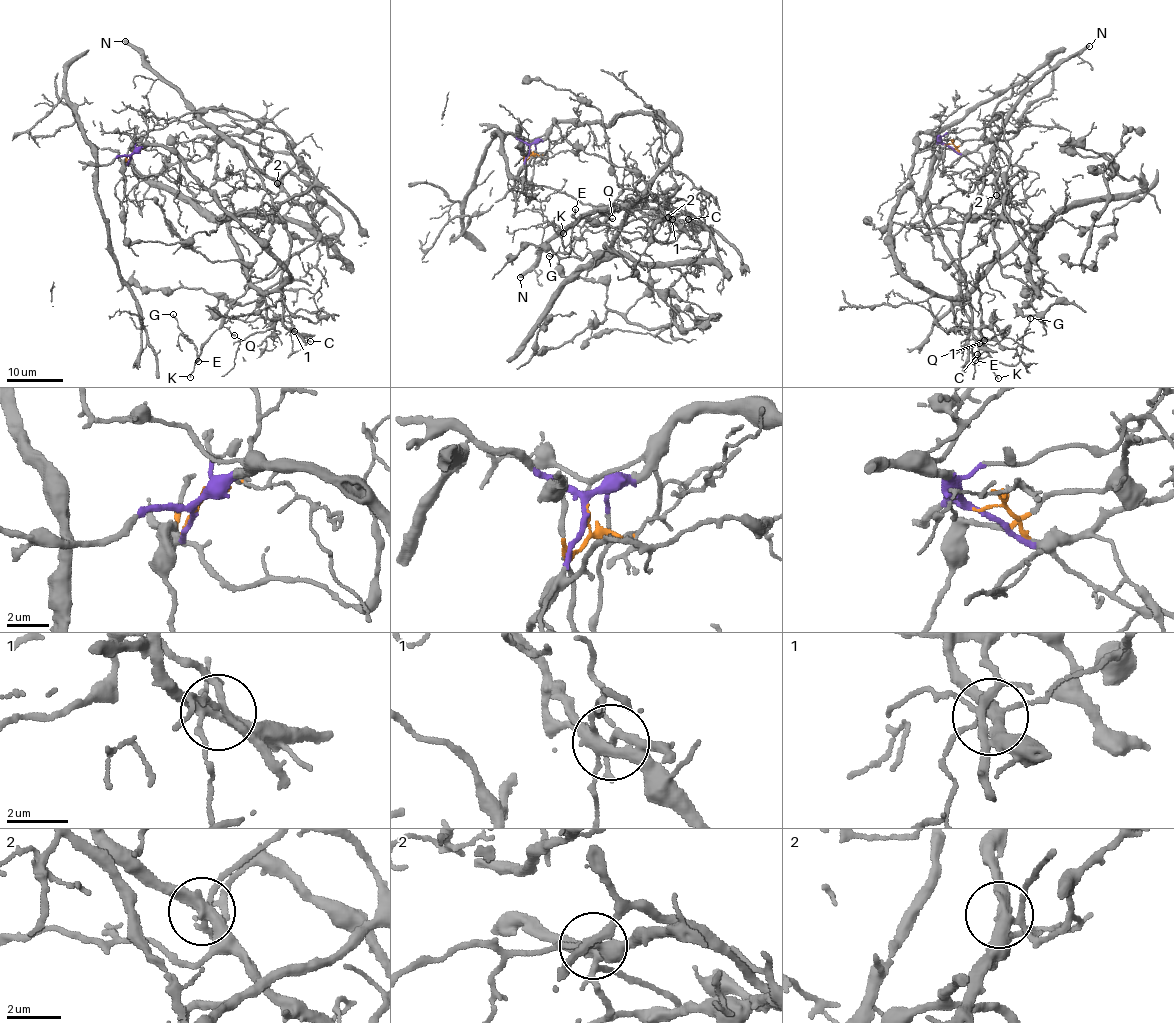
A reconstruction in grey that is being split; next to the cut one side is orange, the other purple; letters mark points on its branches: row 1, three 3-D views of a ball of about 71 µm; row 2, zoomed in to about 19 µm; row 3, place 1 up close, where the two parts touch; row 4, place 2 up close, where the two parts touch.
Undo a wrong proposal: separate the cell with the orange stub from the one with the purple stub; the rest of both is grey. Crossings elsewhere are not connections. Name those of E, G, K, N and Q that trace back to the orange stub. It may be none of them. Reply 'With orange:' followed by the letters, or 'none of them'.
With orange: E, G, K, N, Q

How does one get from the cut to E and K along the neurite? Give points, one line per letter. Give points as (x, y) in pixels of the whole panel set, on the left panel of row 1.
E: (131, 156), (150, 131), (222, 108), (278, 130), (313, 174), (292, 199), (318, 237), (232, 304), (197, 361)
K: (131, 156), (150, 131), (223, 108), (278, 130), (314, 177), (292, 199), (318, 237), (232, 304), (189, 376)

